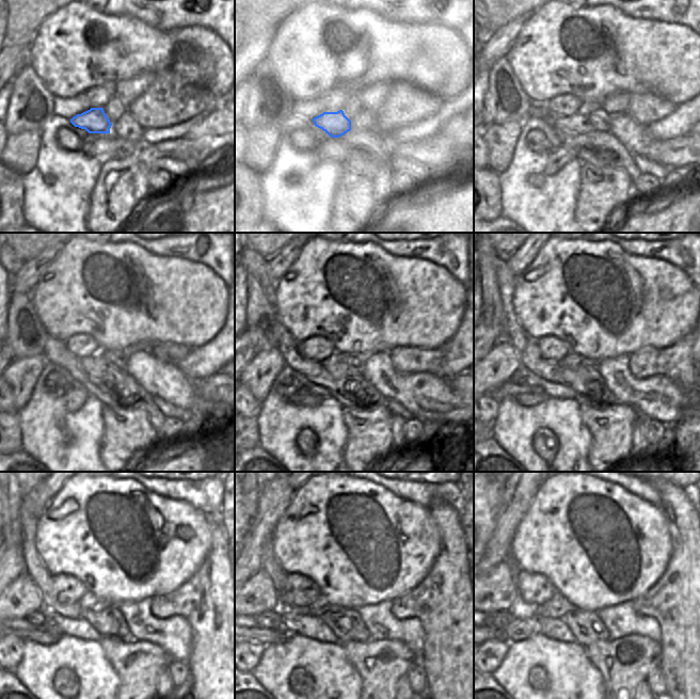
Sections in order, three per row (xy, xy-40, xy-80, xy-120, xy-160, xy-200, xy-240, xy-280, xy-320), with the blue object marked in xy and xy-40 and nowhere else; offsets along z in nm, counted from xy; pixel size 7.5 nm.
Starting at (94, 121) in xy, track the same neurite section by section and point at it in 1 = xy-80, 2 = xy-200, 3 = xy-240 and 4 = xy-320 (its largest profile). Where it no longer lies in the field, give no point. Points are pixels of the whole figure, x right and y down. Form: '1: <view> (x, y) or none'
1: xy-80 (578, 124)
2: xy-200 (586, 380)
3: xy-240 (109, 622)
4: xy-320 (586, 626)

